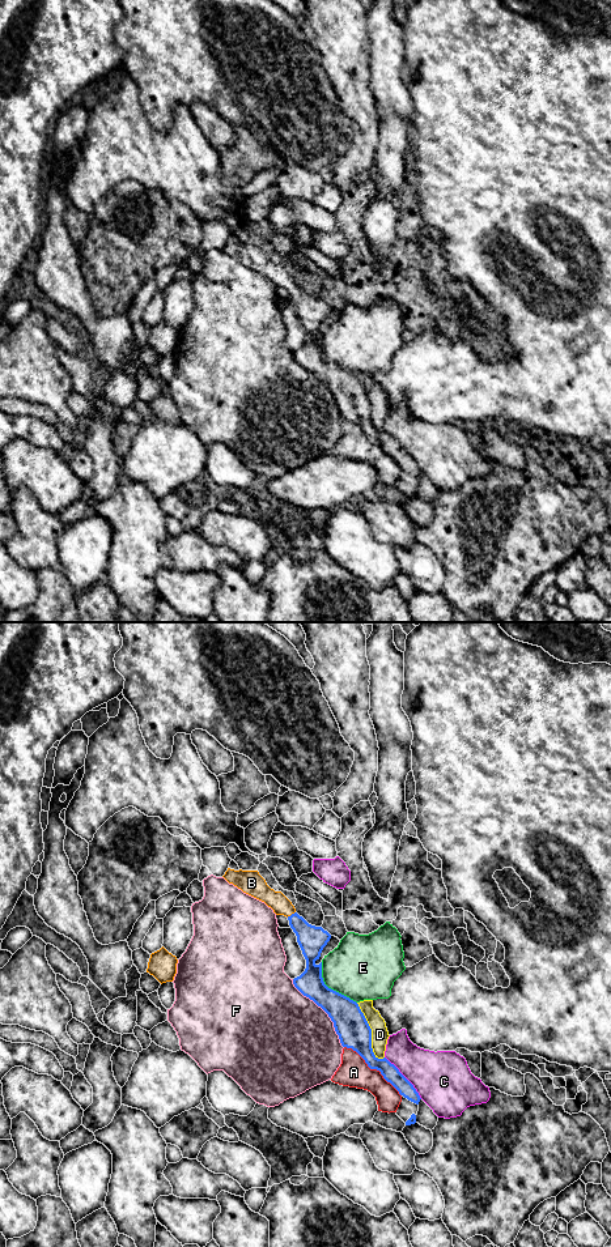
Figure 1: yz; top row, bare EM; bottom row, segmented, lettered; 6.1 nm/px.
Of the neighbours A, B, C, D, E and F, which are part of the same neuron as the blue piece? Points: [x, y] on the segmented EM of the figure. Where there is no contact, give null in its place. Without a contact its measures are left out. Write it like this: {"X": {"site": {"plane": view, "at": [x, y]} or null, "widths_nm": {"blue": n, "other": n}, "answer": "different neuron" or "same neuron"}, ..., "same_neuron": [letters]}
{"A": {"site": {"plane": "yz", "at": [373, 1068]}, "widths_nm": {"blue": 200, "other": 190}, "answer": "different neuron"}, "B": {"site": {"plane": "yz", "at": [292, 914]}, "widths_nm": {"blue": 170, "other": 120}, "answer": "same neuron"}, "C": {"site": {"plane": "yz", "at": [404, 1077]}, "widths_nm": {"blue": 100, "other": 360}, "answer": "different neuron"}, "D": {"site": {"plane": "yz", "at": [370, 1033]}, "widths_nm": {"blue": 200, "other": 110}, "answer": "different neuron"}, "E": {"site": {"plane": "yz", "at": [330, 988]}, "widths_nm": {"blue": 200, "other": 400}, "answer": "different neuron"}, "F": {"site": {"plane": "yz", "at": [325, 1011]}, "widths_nm": {"blue": 200, "other": 500}, "answer": "different neuron"}, "same_neuron": ["B"]}

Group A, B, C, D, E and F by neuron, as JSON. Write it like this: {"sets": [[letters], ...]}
{"sets": [["A"], ["B"], ["C"], ["D"], ["E"], ["F"]]}

